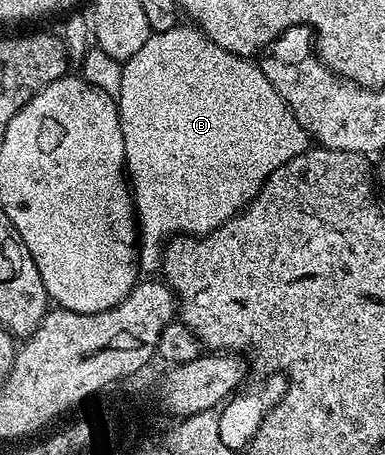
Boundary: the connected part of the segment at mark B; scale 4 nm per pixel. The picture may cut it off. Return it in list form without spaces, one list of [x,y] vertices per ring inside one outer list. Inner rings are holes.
[[[179,24],[167,32],[150,33],[147,44],[143,44],[143,48],[135,52],[135,56],[131,56],[123,63],[122,83],[119,84],[119,94],[115,97],[123,132],[127,181],[131,187],[133,208],[139,223],[139,266],[142,271],[160,271],[163,247],[174,236],[210,234],[213,230],[218,230],[227,220],[240,214],[263,188],[271,172],[287,164],[287,160],[299,156],[311,142],[299,120],[293,117],[289,105],[281,99],[279,92],[275,92],[271,80],[267,80],[267,76],[256,61],[240,58],[237,54],[227,52],[227,48],[219,48],[219,44],[215,44],[215,40],[211,40],[207,34],[197,29],[196,25],[188,25]]]

